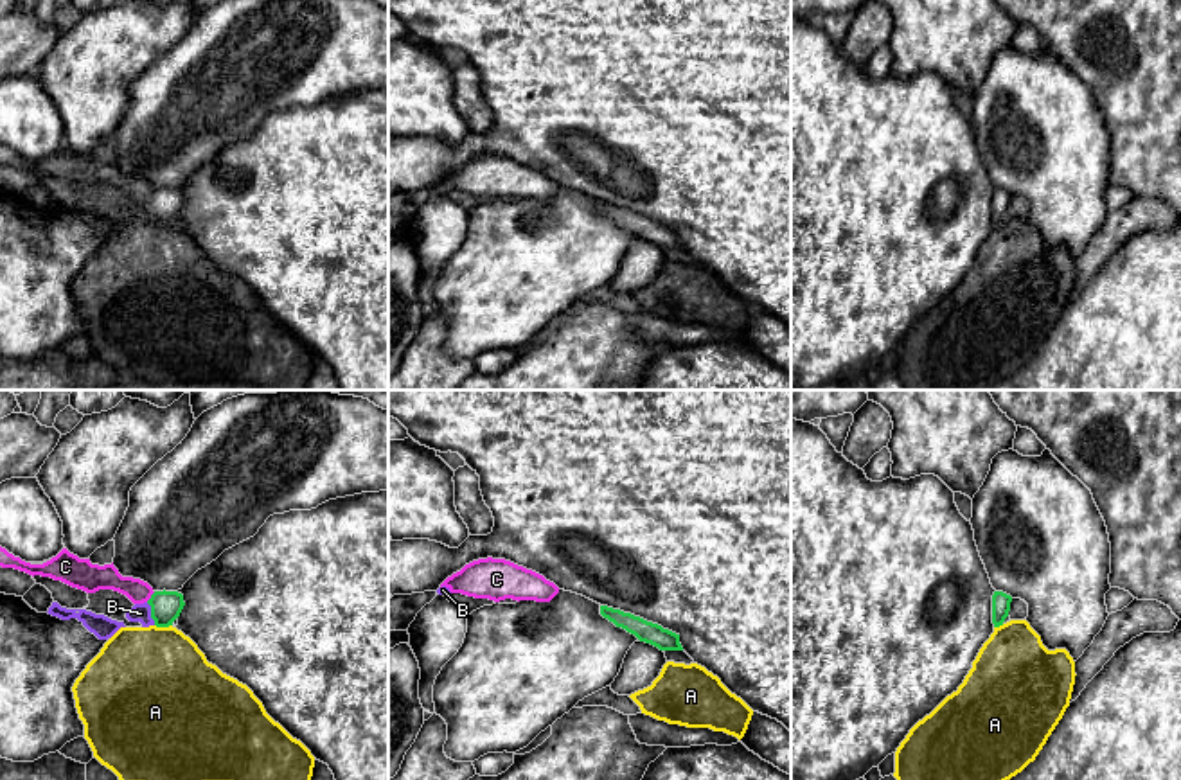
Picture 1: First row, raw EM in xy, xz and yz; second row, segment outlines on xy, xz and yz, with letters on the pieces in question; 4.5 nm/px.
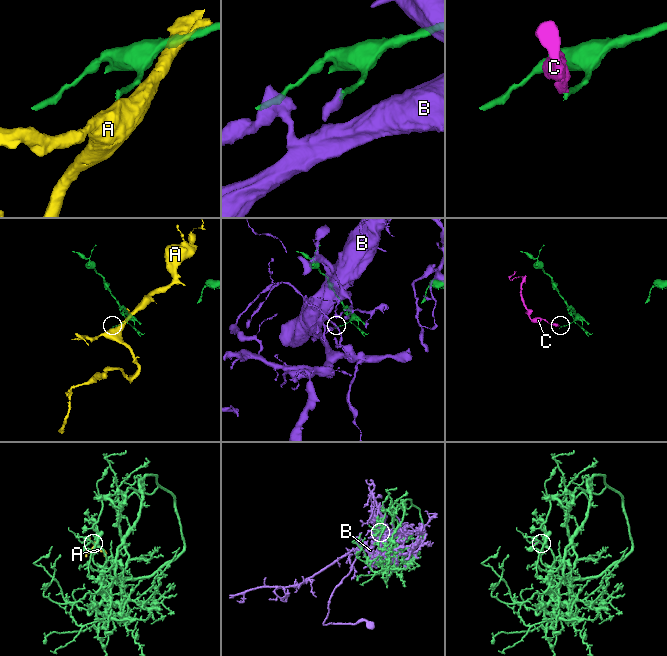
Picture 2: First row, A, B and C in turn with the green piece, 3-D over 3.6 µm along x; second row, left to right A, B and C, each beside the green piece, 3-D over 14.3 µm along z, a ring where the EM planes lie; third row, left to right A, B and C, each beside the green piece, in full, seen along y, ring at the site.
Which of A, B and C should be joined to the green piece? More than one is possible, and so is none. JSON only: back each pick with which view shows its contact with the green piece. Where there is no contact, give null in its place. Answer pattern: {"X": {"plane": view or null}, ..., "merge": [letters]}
{"merge": []}

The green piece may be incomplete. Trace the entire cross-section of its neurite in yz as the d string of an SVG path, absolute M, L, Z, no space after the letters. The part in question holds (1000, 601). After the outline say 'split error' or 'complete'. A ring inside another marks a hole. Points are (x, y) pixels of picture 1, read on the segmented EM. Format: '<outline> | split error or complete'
M994 591L992 595L992 624L994 627L1003 625L1010 611L1012 597L1003 591Z | complete

